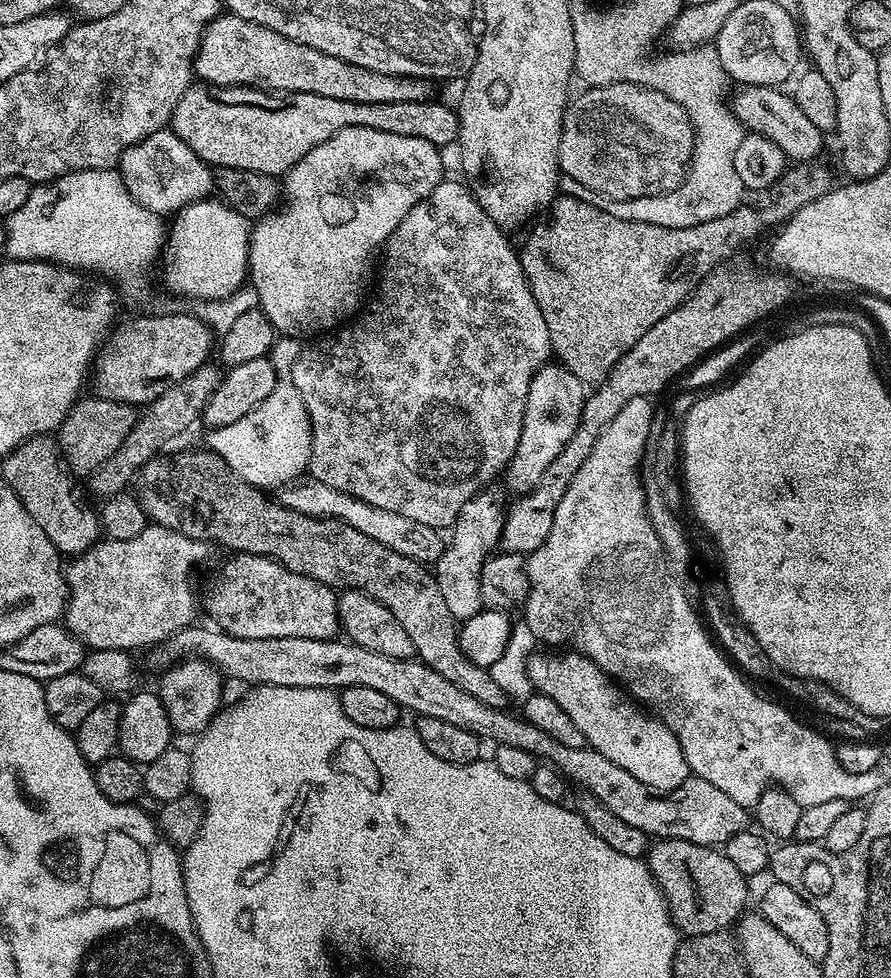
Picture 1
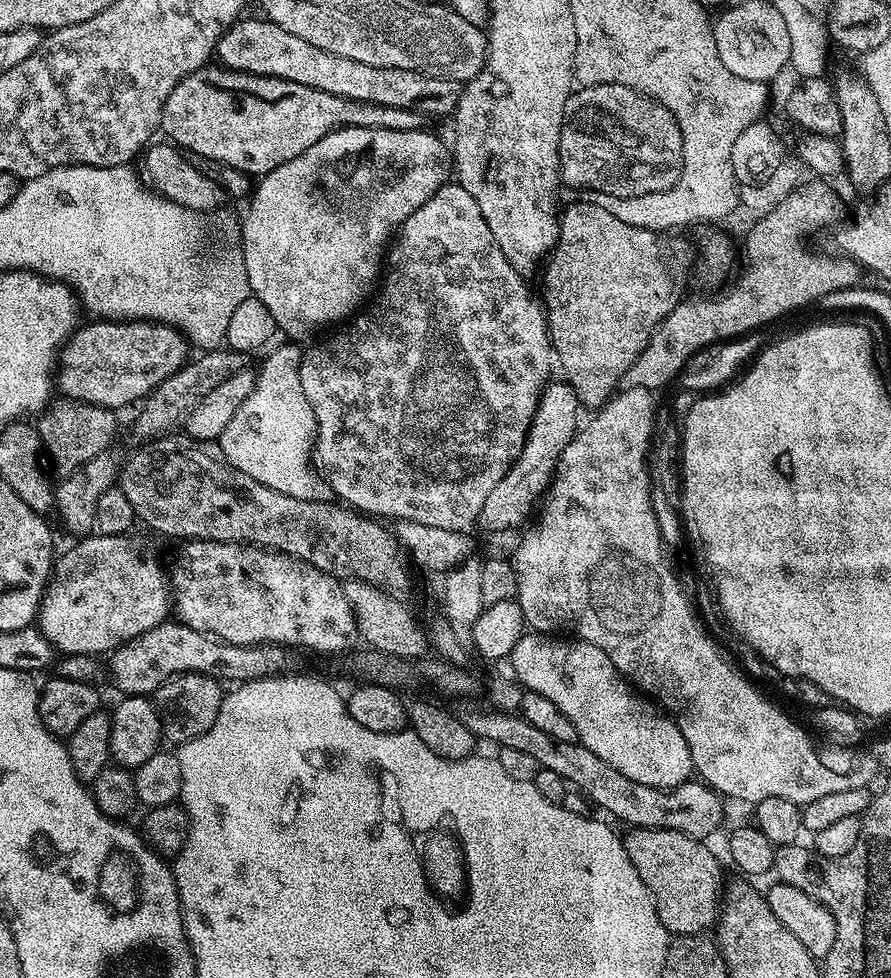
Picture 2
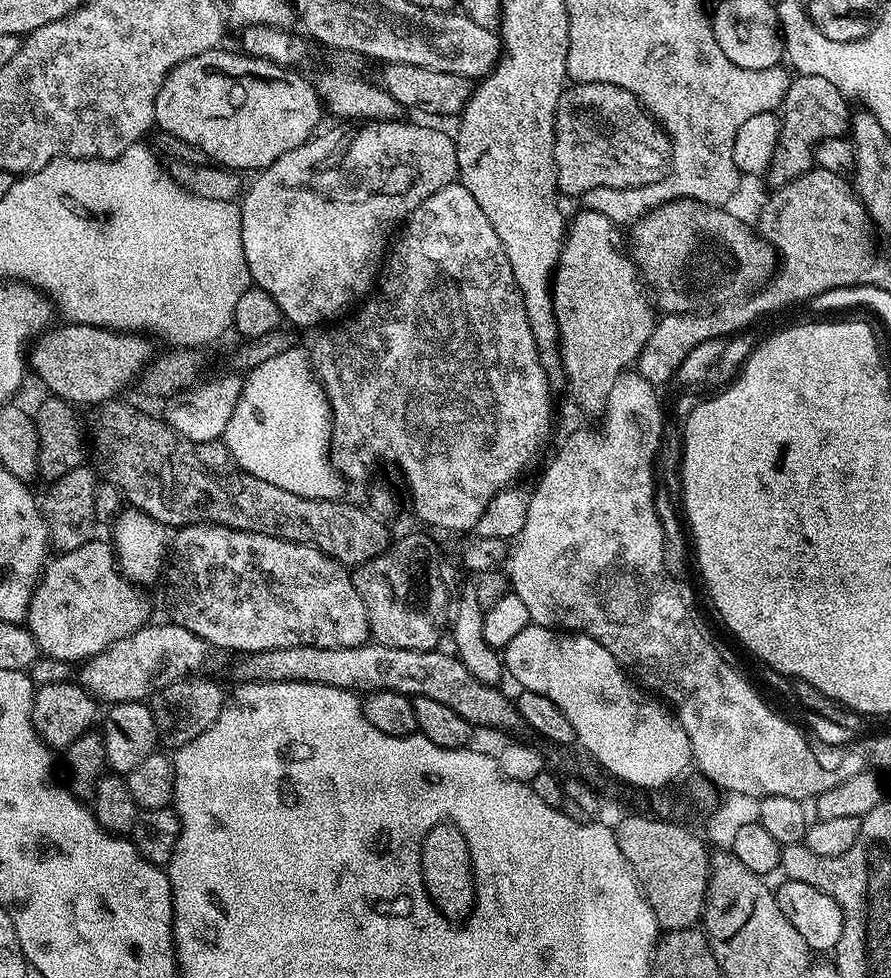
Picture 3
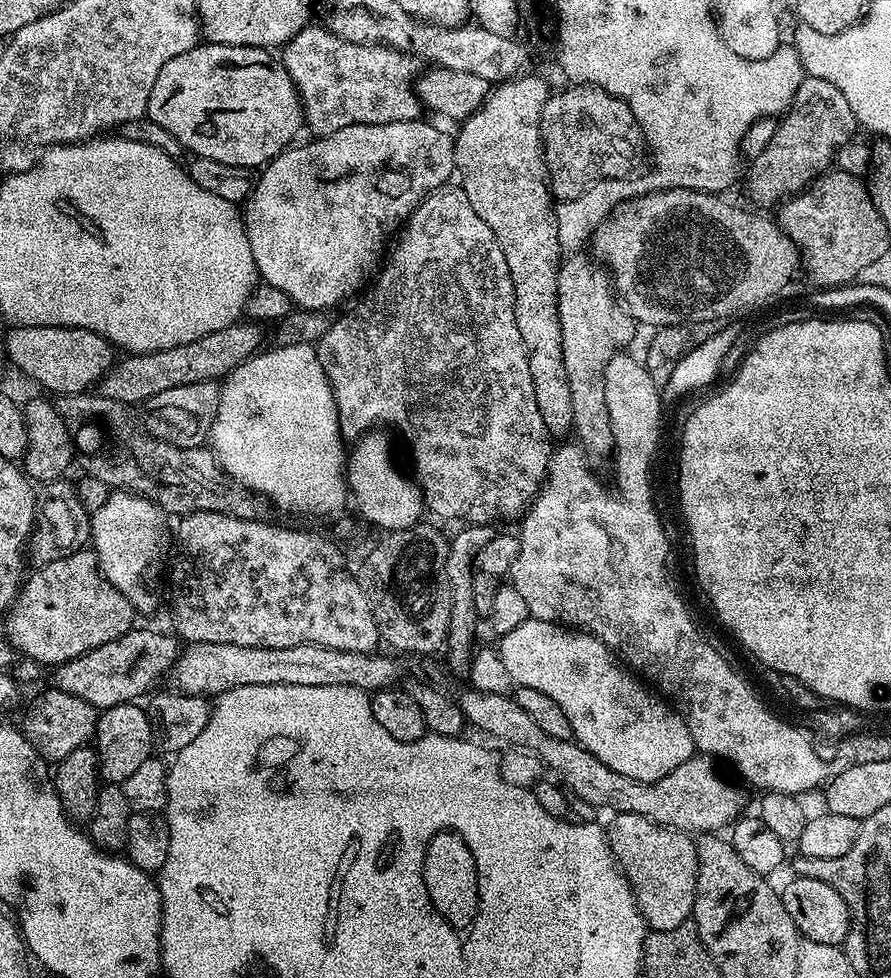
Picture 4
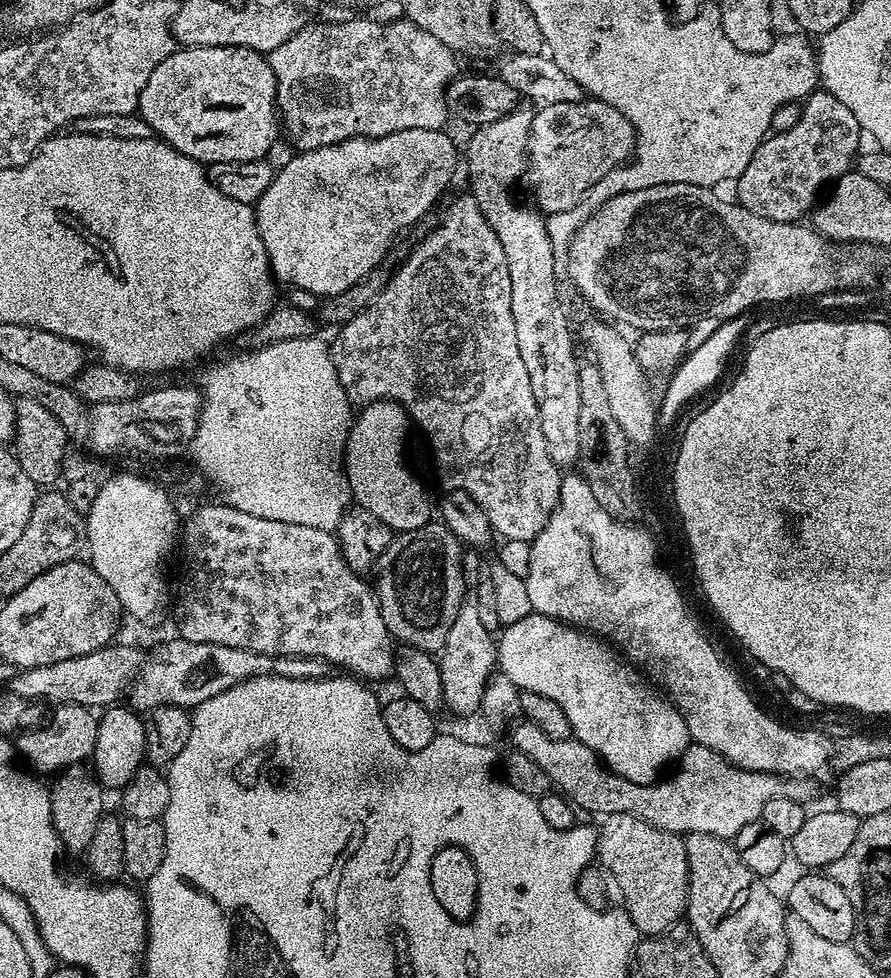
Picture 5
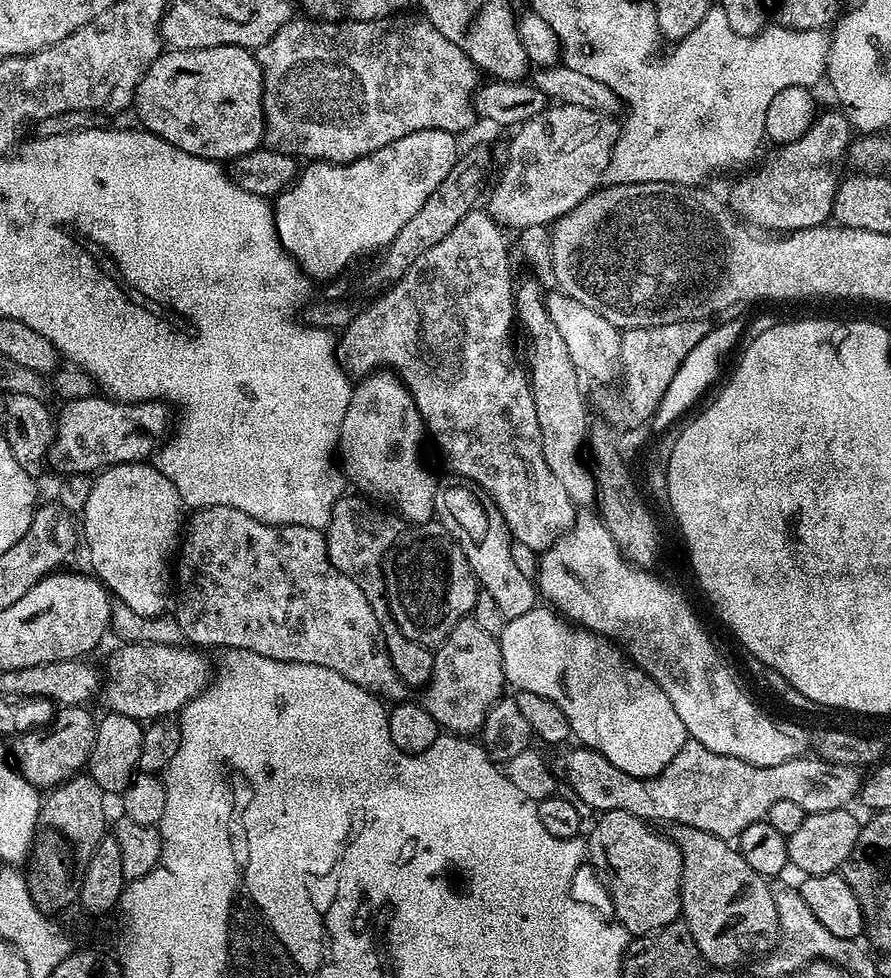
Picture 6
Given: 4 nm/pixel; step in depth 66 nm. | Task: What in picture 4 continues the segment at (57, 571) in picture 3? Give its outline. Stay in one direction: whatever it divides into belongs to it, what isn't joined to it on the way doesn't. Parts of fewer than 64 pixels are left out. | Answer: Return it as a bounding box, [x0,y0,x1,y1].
[2,551,138,666]

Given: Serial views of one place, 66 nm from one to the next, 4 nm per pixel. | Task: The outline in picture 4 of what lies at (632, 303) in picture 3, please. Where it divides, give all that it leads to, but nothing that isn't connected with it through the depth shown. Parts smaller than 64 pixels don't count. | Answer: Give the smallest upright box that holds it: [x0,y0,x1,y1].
[558,254,638,461]

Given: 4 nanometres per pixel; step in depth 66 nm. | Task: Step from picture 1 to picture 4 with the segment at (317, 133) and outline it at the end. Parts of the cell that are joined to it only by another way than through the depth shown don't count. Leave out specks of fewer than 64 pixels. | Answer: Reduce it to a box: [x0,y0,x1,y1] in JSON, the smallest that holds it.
[147,44,305,169]

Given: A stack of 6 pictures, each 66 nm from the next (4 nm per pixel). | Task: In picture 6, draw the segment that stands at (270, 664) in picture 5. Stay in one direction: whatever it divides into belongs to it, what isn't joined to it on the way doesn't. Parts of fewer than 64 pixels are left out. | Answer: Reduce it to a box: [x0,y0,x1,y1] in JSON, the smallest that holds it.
[102,642,214,722]

